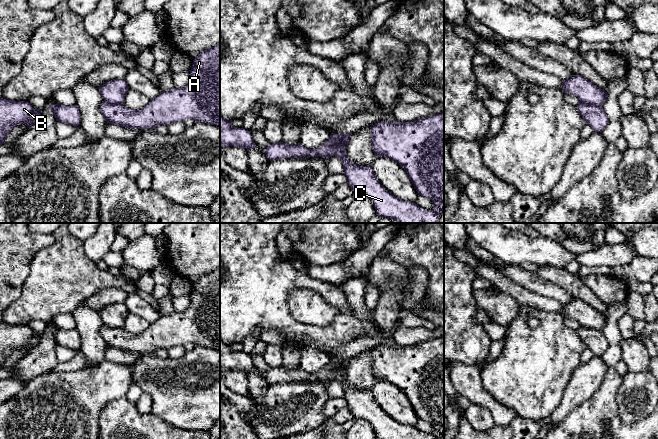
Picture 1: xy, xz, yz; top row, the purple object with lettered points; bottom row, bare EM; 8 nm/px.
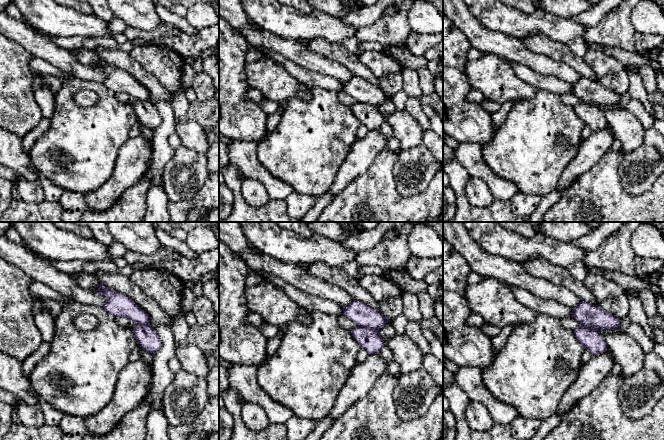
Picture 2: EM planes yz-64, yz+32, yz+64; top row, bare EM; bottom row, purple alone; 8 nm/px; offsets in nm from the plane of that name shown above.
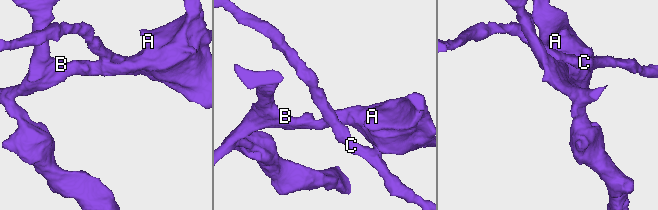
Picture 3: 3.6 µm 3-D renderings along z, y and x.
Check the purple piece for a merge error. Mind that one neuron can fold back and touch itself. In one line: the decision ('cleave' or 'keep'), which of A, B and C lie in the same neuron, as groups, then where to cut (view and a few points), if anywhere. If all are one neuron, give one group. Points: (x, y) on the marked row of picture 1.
keep; A B C; no cut

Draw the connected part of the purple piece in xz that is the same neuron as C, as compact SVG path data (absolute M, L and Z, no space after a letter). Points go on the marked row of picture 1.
M444 113L408 122L380 121L371 125L371 147L377 157L386 157L398 163L409 176L419 195L430 199L435 207L427 210L415 202L404 201L388 192L377 180L371 165L359 166L348 160L345 146L352 133L331 133L330 138L317 149L307 149L301 143L289 145L284 142L273 143L262 150L270 161L285 158L335 156L344 165L344 175L355 195L368 197L381 218L394 219L399 223L439 223L439 213L444 213Z

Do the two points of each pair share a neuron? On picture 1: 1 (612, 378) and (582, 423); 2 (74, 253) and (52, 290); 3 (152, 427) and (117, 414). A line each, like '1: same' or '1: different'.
1: same
2: same
3: same

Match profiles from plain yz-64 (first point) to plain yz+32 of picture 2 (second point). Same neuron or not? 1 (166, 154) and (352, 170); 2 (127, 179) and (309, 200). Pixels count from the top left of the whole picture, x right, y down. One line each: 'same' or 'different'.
1: different
2: different

